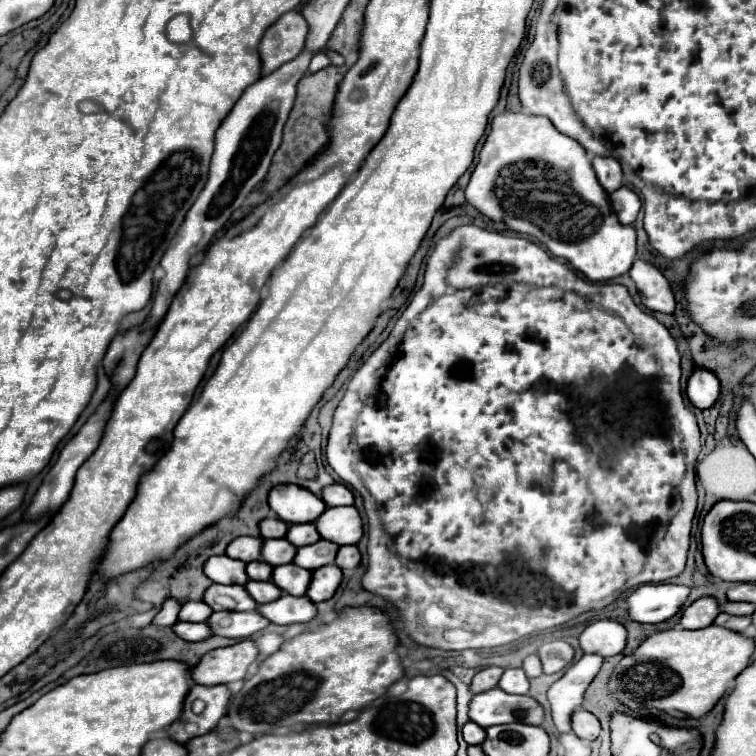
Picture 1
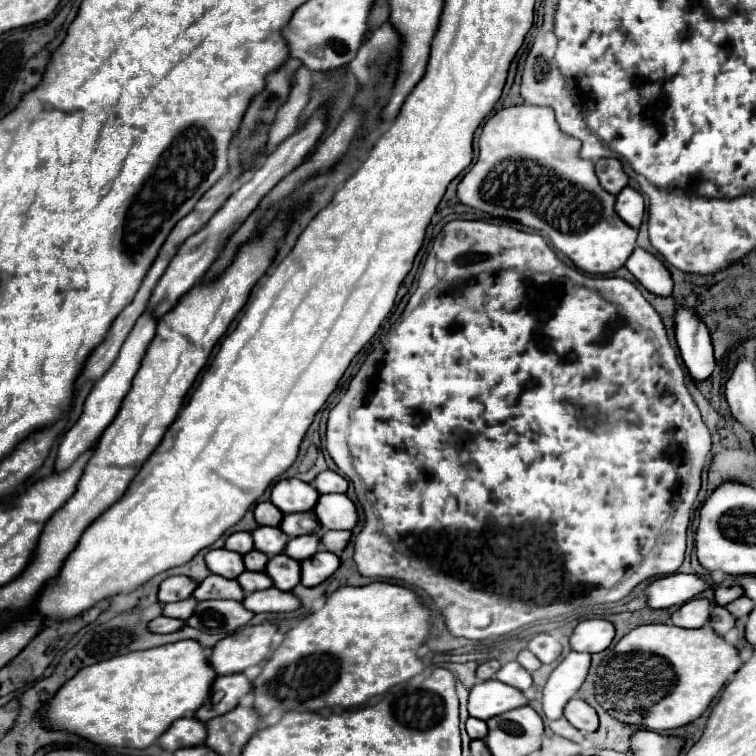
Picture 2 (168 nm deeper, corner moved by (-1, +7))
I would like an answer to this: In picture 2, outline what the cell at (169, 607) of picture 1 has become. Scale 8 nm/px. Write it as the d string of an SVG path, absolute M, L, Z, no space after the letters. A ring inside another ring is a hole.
M169 576L159 586L159 602L169 604L169 602L185 600L193 594L195 588L197 588L197 582L189 576Z

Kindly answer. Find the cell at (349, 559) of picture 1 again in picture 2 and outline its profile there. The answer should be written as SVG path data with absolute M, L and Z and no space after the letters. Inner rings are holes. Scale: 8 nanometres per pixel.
M327 530L321 536L321 544L325 546L325 550L339 554L347 546L349 538L351 538L349 530Z

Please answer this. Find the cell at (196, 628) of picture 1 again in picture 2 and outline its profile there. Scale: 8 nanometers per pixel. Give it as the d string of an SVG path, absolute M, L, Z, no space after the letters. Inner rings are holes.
M157 616L149 622L149 632L155 632L155 634L169 634L169 632L175 632L183 626L185 622L181 620L175 620L175 618L165 618L165 616Z

